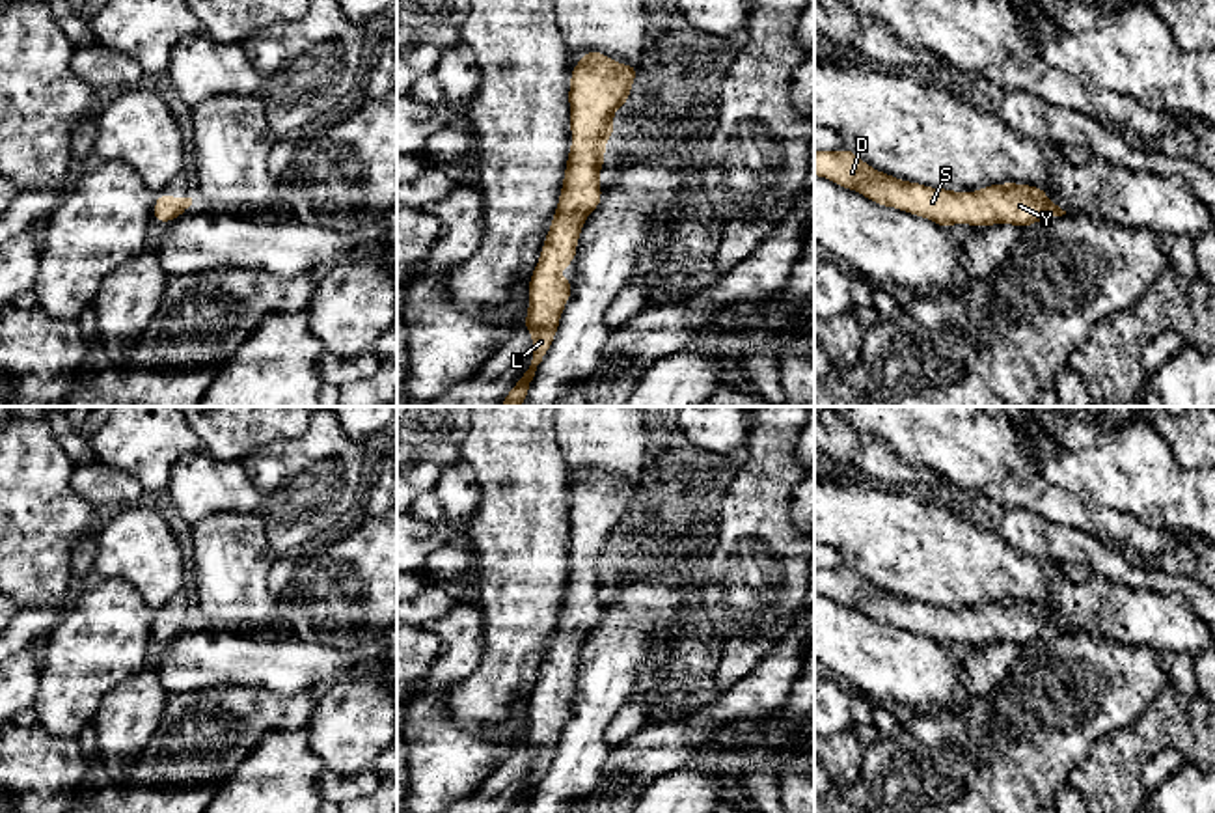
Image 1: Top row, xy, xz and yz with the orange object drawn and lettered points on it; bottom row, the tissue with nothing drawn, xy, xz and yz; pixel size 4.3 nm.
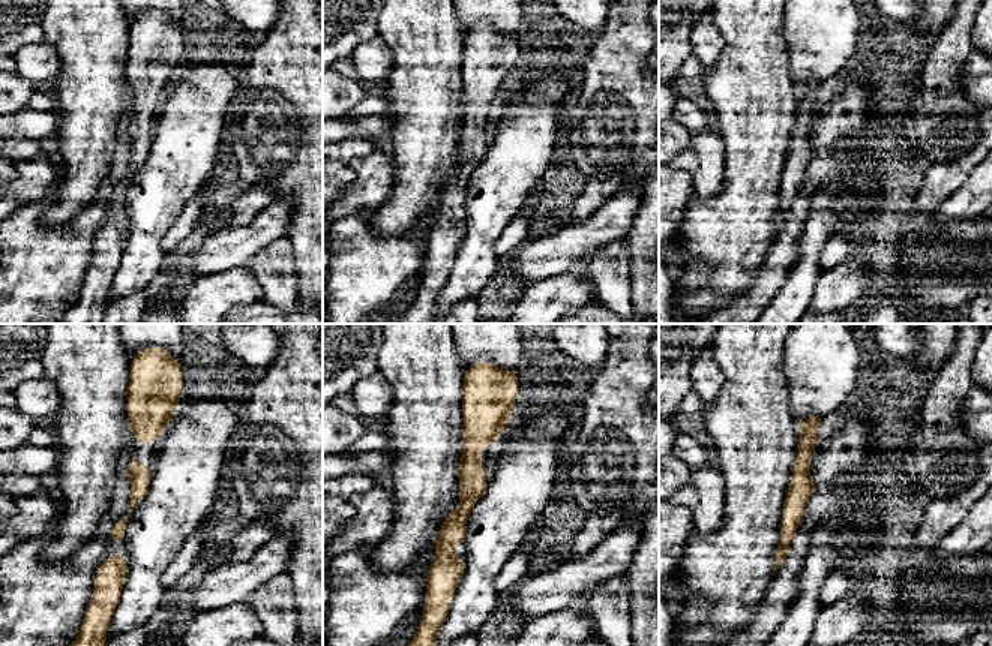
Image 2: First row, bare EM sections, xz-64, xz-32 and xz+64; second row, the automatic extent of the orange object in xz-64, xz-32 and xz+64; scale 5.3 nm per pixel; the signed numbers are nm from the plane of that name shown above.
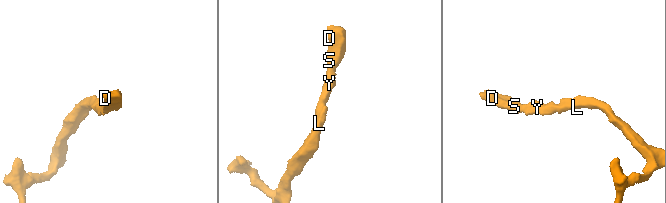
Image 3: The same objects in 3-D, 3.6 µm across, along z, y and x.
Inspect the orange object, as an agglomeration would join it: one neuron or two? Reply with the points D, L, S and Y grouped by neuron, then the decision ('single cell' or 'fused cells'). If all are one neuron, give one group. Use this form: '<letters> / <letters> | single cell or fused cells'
D L S Y | single cell

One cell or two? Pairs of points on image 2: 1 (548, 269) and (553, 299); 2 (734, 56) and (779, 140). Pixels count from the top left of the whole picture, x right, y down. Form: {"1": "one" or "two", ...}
{"1": "two", "2": "one"}

